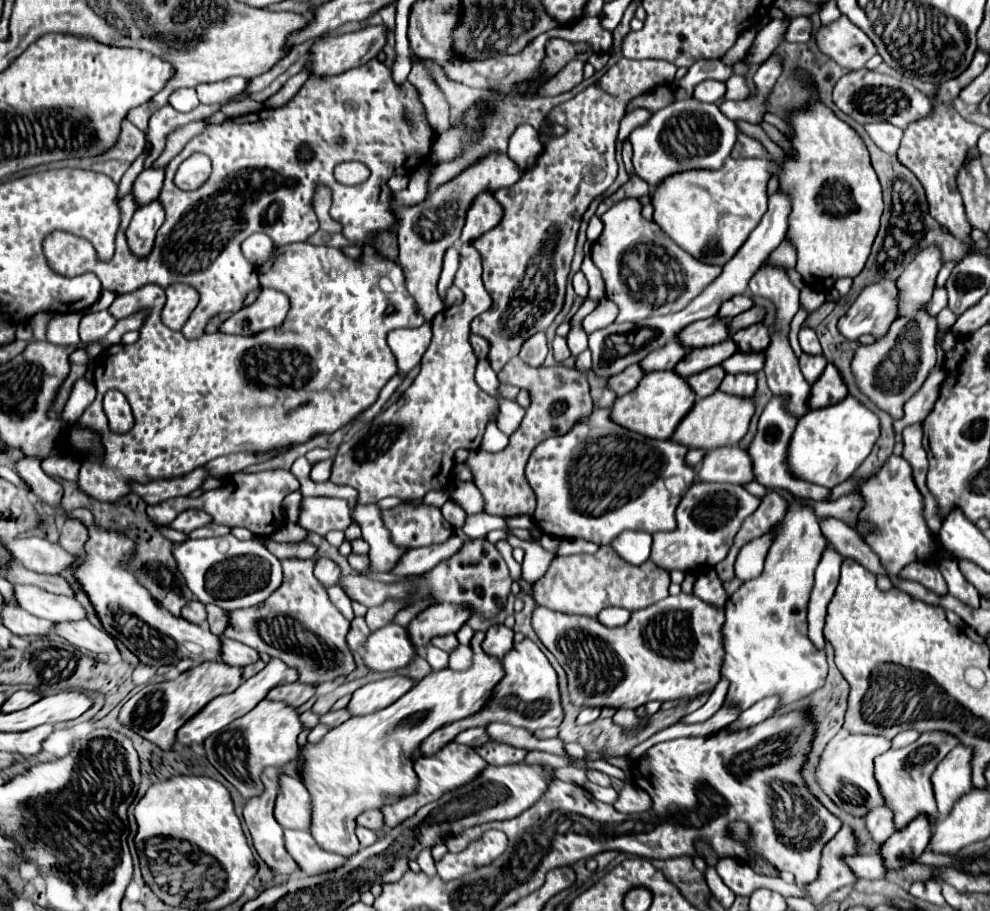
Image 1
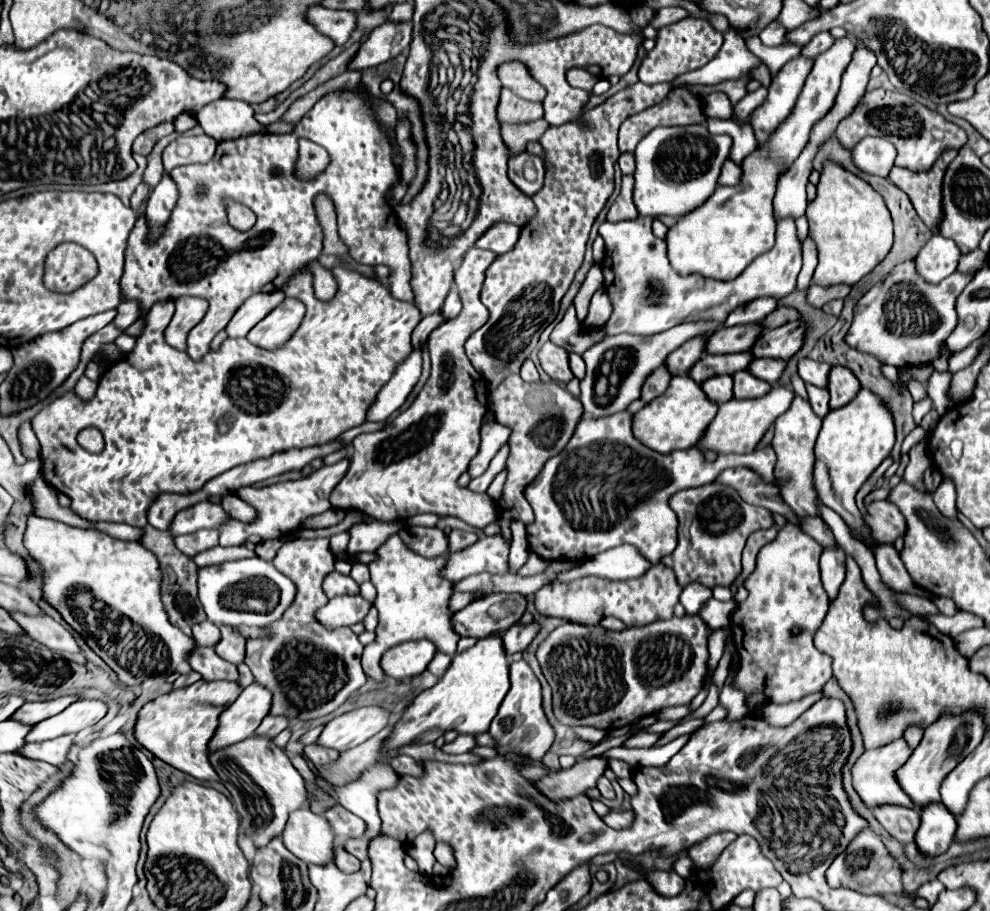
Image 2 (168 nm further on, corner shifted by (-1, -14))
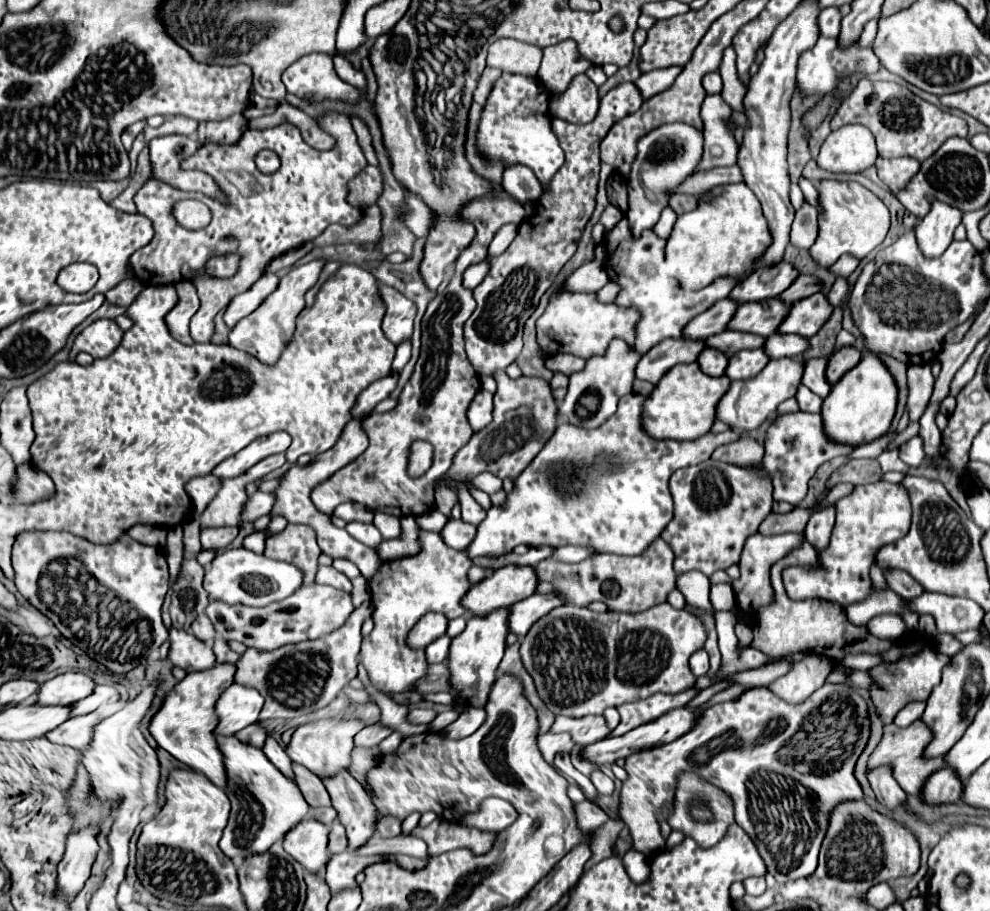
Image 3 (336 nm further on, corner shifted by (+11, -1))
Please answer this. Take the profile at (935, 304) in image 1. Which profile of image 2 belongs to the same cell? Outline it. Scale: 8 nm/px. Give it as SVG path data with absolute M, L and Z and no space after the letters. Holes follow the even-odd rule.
M914 260L898 264L898 268L890 270L890 276L884 276L858 300L846 342L896 368L930 364L958 326L956 298L972 278L974 274L954 272L940 284L926 284L916 272Z

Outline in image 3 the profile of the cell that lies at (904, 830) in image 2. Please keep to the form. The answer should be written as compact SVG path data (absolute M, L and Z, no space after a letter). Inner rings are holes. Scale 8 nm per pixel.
M878 767L878 769L870 771L868 781L870 781L870 787L872 787L880 805L884 805L888 809L898 809L908 801L908 795L894 781L888 767Z

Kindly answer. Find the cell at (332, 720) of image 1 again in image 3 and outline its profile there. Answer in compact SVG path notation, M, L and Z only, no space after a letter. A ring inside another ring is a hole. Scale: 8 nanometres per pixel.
M350 769L338 771L334 779L322 779L322 783L338 811L338 821L346 827L350 841L348 849L360 847L368 837L372 837L374 823L378 821L376 807L372 805L362 785L350 775Z

